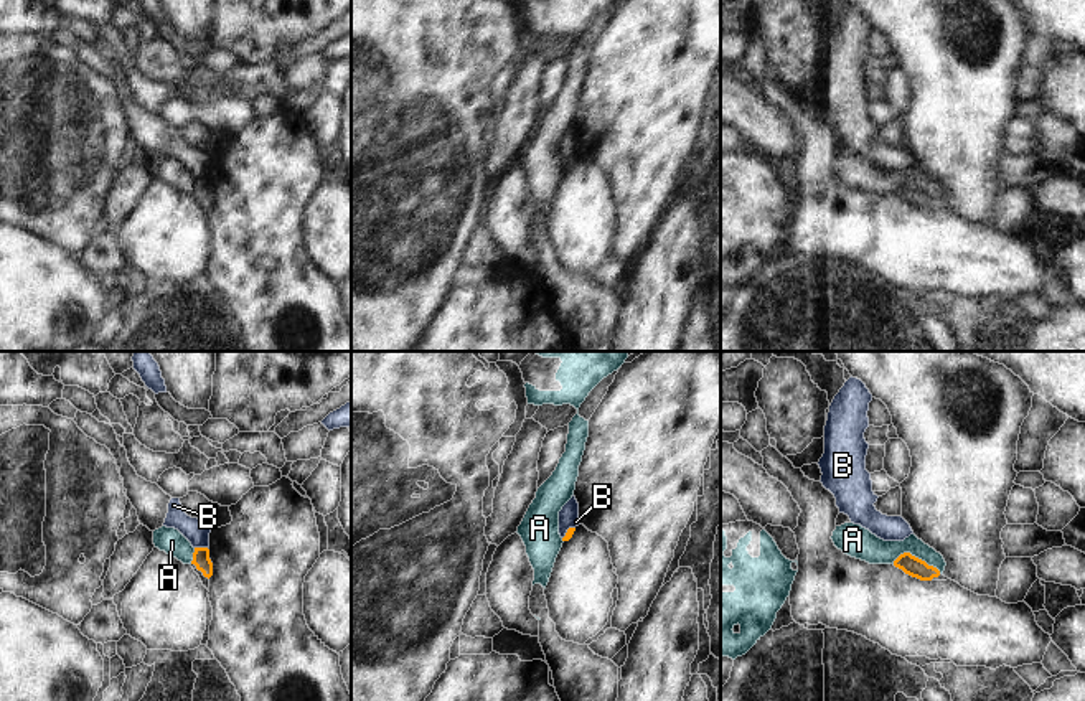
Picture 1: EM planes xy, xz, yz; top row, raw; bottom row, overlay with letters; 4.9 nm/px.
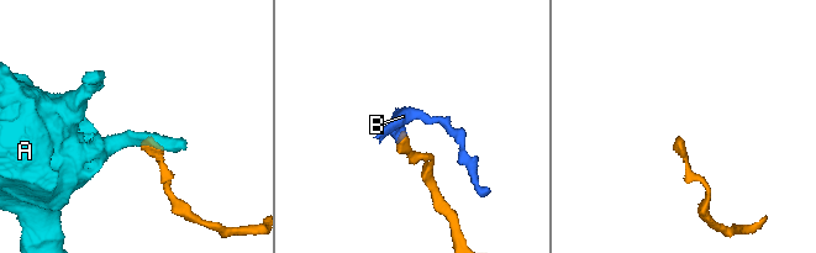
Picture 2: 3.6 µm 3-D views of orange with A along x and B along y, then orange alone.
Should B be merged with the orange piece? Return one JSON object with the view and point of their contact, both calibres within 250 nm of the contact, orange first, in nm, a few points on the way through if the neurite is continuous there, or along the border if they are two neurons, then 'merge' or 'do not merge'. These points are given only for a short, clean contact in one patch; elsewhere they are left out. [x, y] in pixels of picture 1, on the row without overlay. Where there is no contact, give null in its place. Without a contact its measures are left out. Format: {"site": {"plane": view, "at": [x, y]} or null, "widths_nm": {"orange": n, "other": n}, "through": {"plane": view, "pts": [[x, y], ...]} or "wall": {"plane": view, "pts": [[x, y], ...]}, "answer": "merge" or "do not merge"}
{"site": {"plane": "xy", "at": [201, 178]}, "widths_nm": {"orange": 80, "other": 120}, "wall": {"plane": "xy", "pts": [[195, 177], [206, 178]]}, "answer": "do not merge"}

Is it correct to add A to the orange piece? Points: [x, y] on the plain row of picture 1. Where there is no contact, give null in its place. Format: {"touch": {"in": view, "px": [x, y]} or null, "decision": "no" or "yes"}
{"touch": {"in": "yz", "px": [917, 188]}, "decision": "no"}

